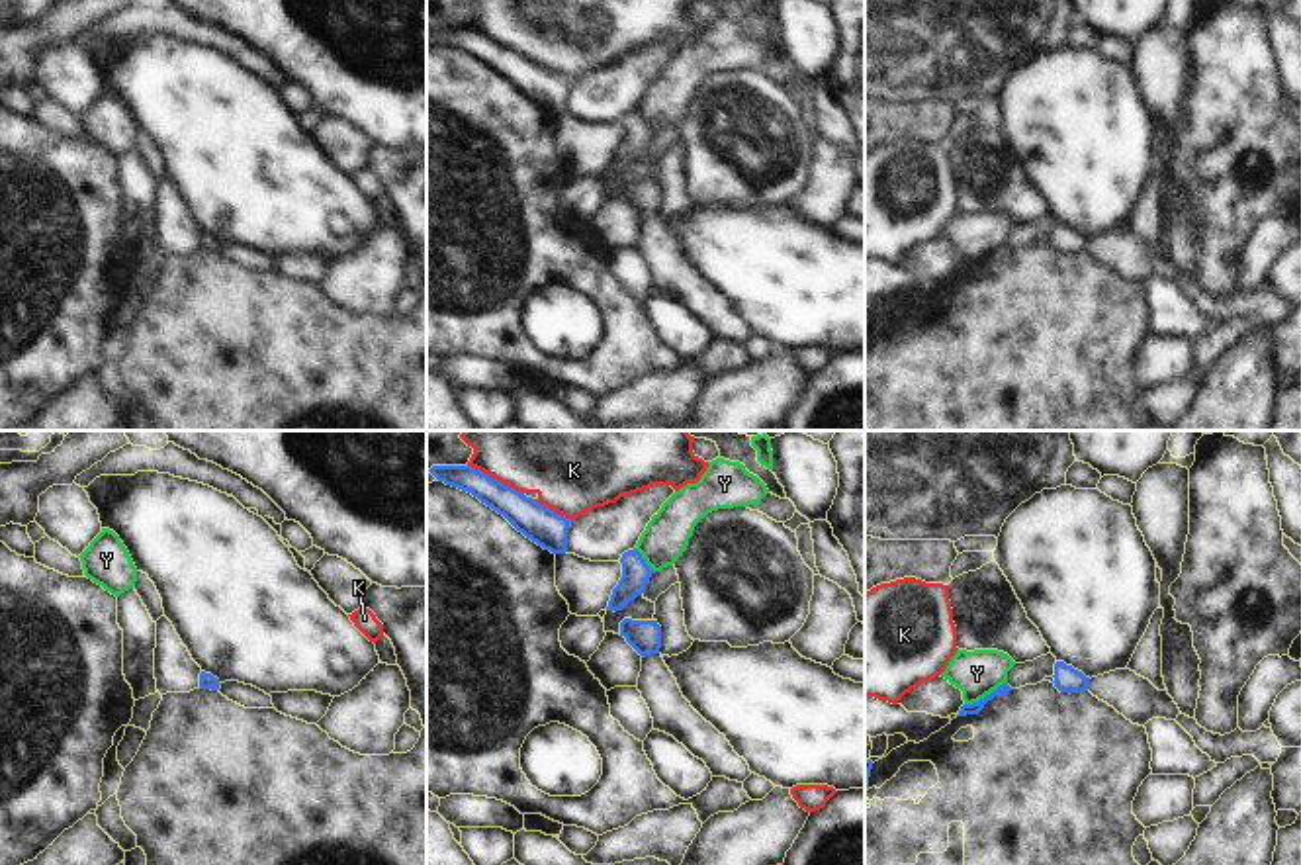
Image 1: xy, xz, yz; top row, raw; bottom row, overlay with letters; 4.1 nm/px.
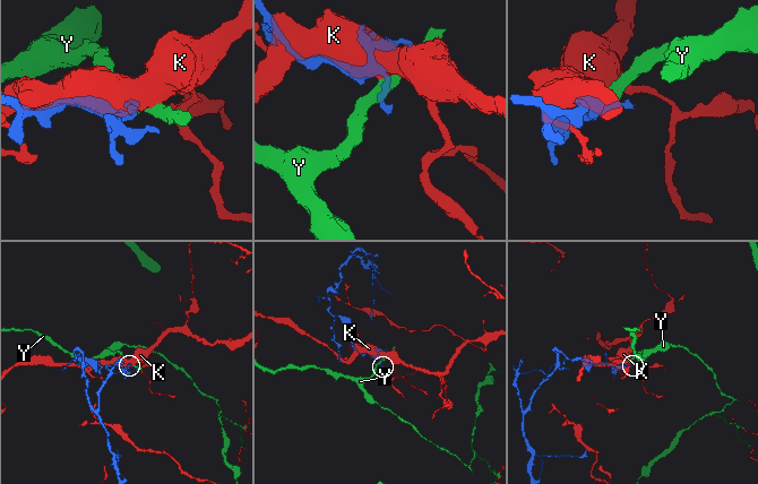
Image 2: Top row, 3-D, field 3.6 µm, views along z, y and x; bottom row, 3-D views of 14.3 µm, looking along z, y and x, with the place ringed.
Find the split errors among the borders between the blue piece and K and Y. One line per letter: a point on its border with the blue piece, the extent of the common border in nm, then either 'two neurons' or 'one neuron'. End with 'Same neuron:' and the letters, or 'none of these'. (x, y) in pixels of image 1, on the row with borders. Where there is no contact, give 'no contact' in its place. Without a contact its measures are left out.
K: xz (495, 480) | 260 nm | two neurons
Y: yz (986, 695) | 200 nm | two neurons
Same neuron: none of these

